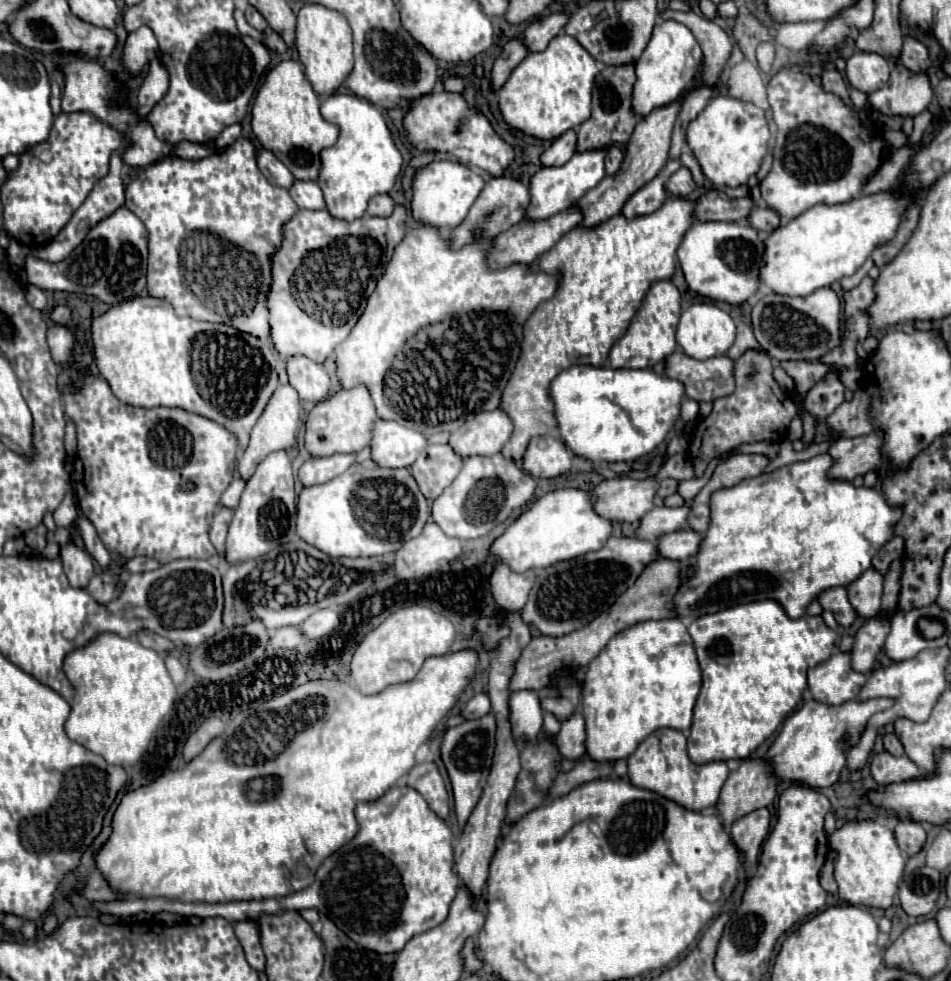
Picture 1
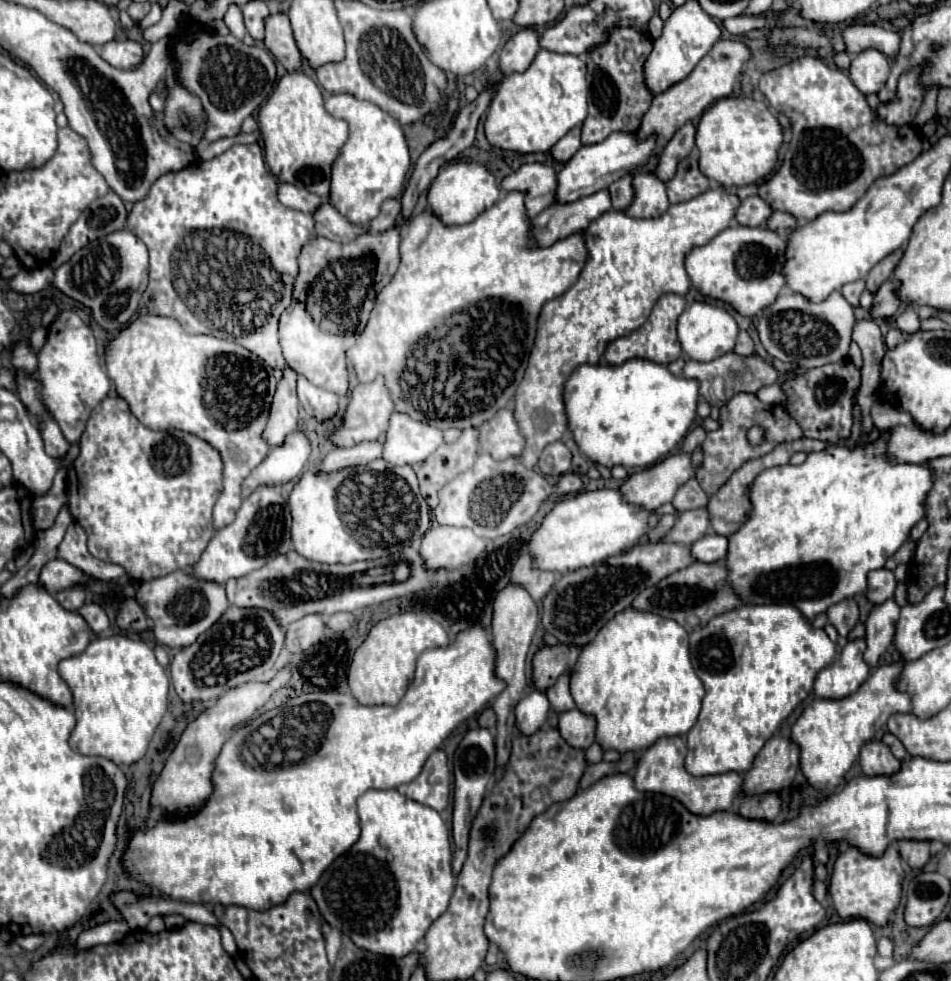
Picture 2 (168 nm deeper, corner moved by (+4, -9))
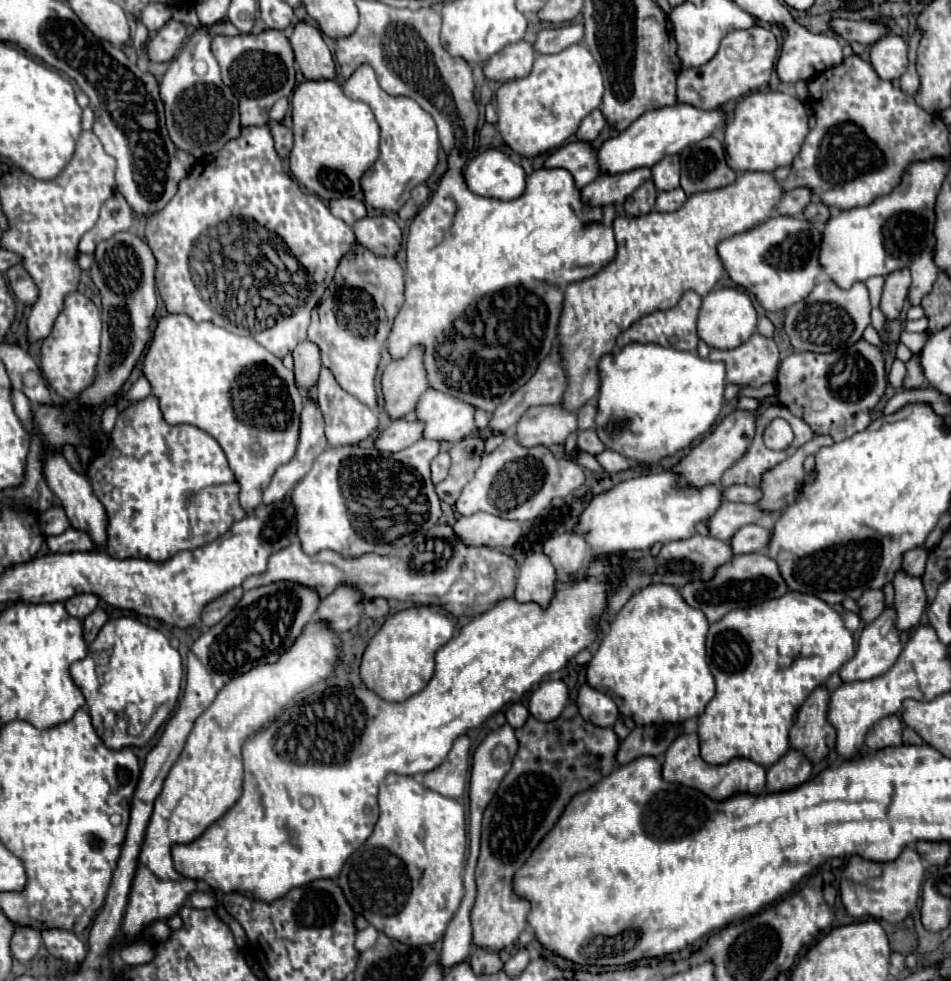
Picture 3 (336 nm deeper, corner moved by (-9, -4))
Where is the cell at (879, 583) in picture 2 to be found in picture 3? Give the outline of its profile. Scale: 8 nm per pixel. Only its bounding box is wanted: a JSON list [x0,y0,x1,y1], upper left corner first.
[901,547,929,577]

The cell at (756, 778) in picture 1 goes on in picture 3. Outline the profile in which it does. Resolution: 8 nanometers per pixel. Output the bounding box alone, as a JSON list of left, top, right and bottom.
[791,687,837,763]

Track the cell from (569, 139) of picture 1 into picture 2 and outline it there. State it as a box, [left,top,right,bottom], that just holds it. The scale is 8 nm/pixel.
[550,128,582,164]

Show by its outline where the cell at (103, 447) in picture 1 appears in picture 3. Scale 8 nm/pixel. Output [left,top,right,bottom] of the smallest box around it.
[85,395,247,561]

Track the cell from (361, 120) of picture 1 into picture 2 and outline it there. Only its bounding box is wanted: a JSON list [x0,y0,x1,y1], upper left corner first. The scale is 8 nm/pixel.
[326,94,410,226]

